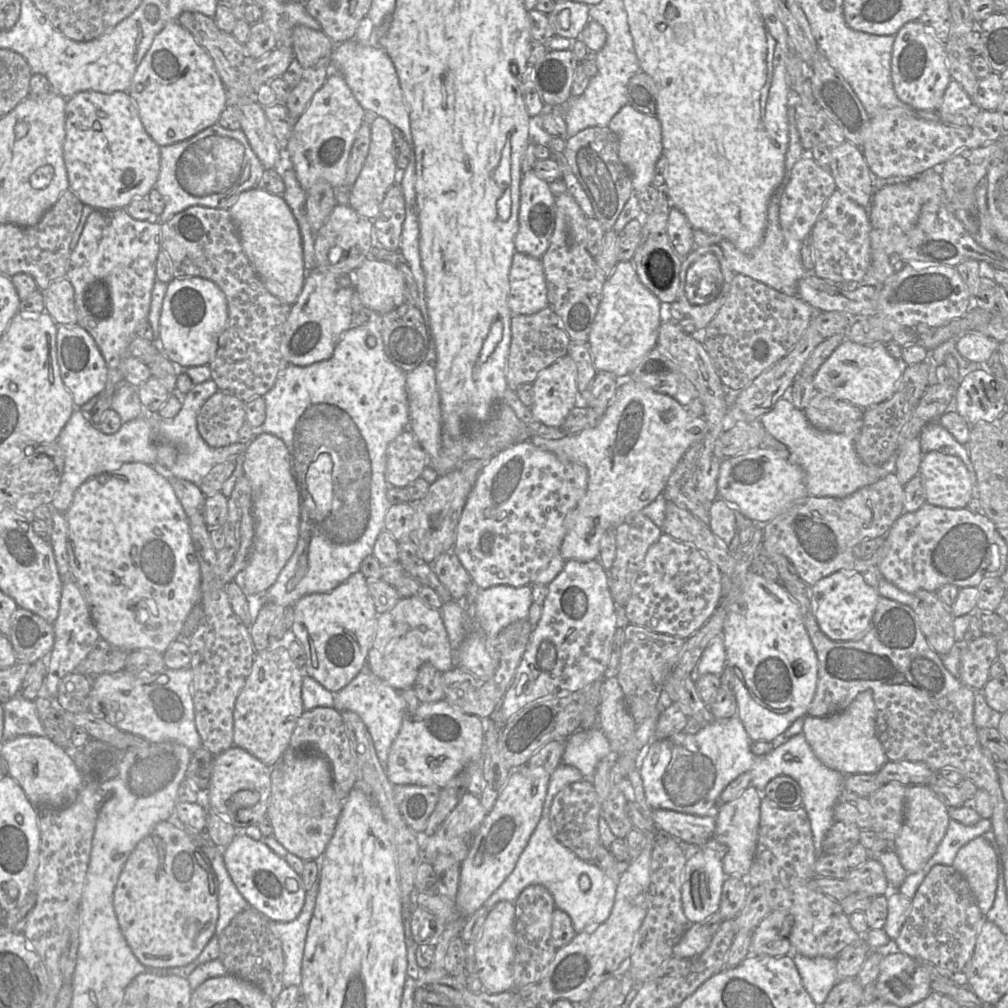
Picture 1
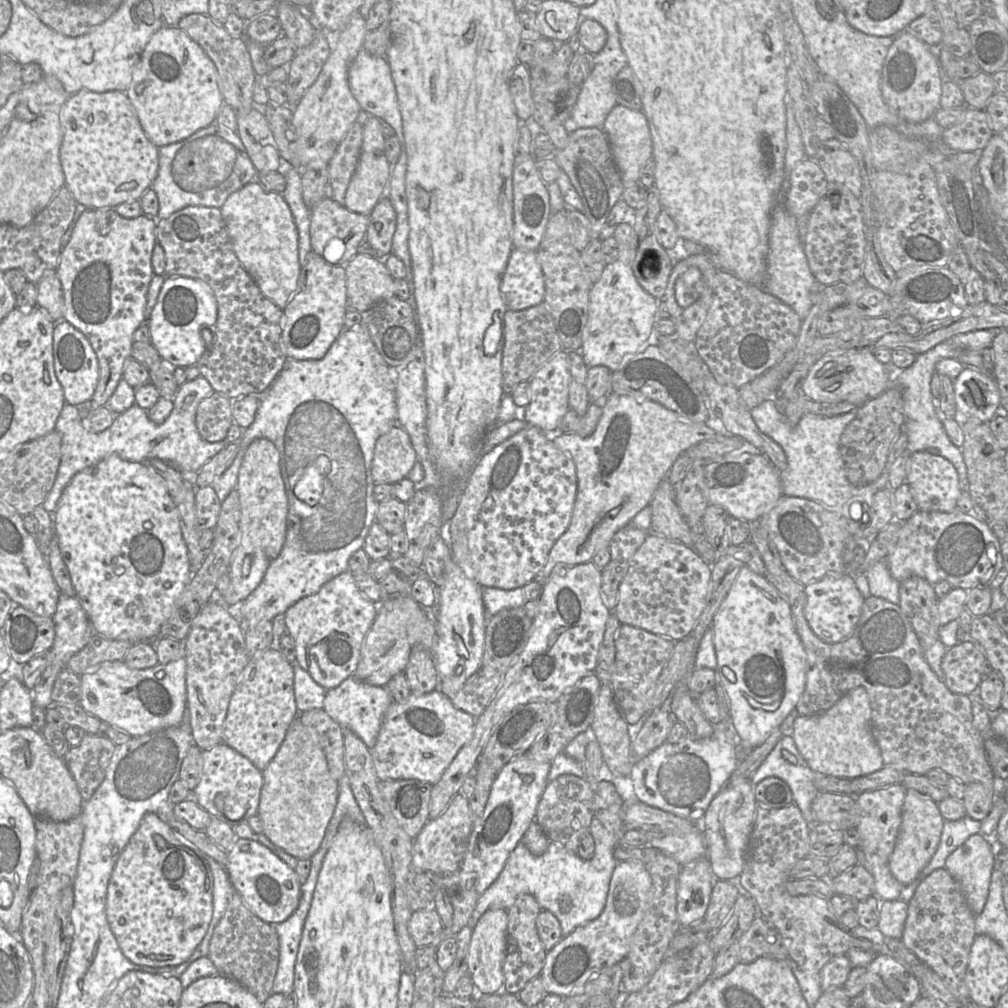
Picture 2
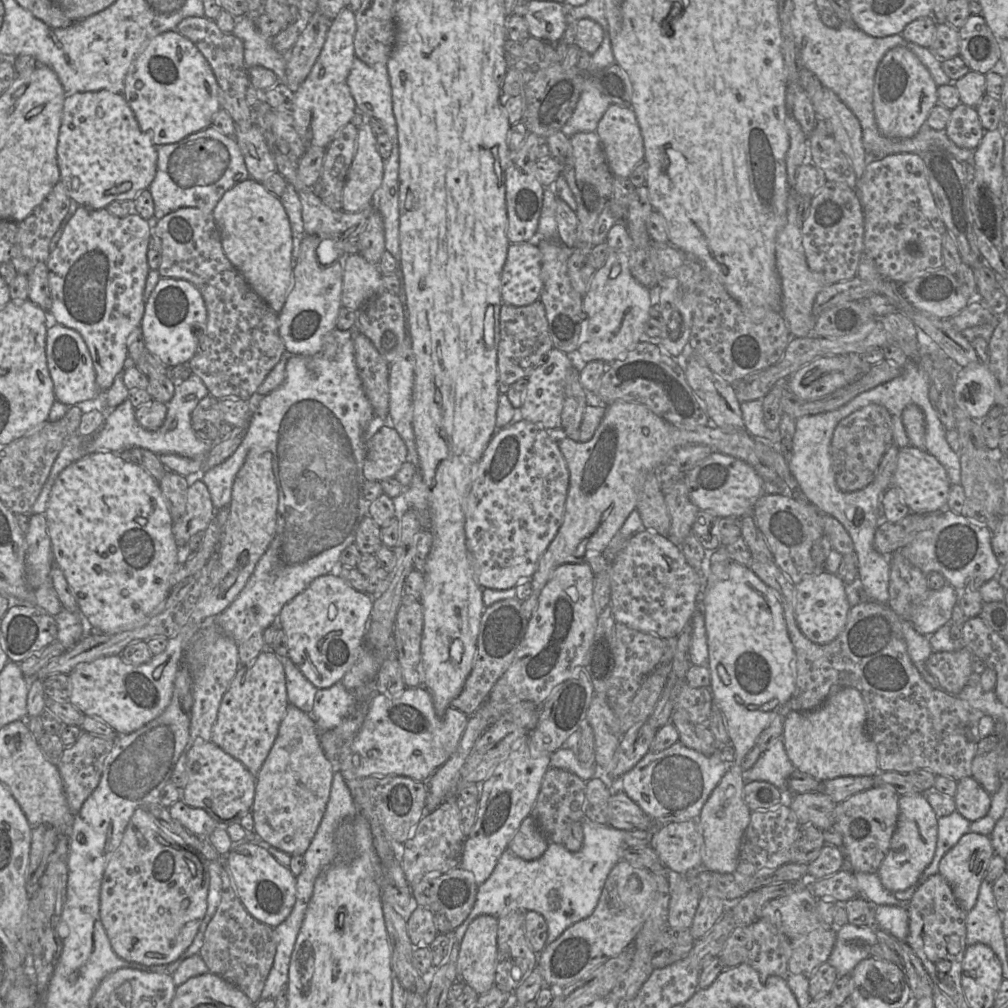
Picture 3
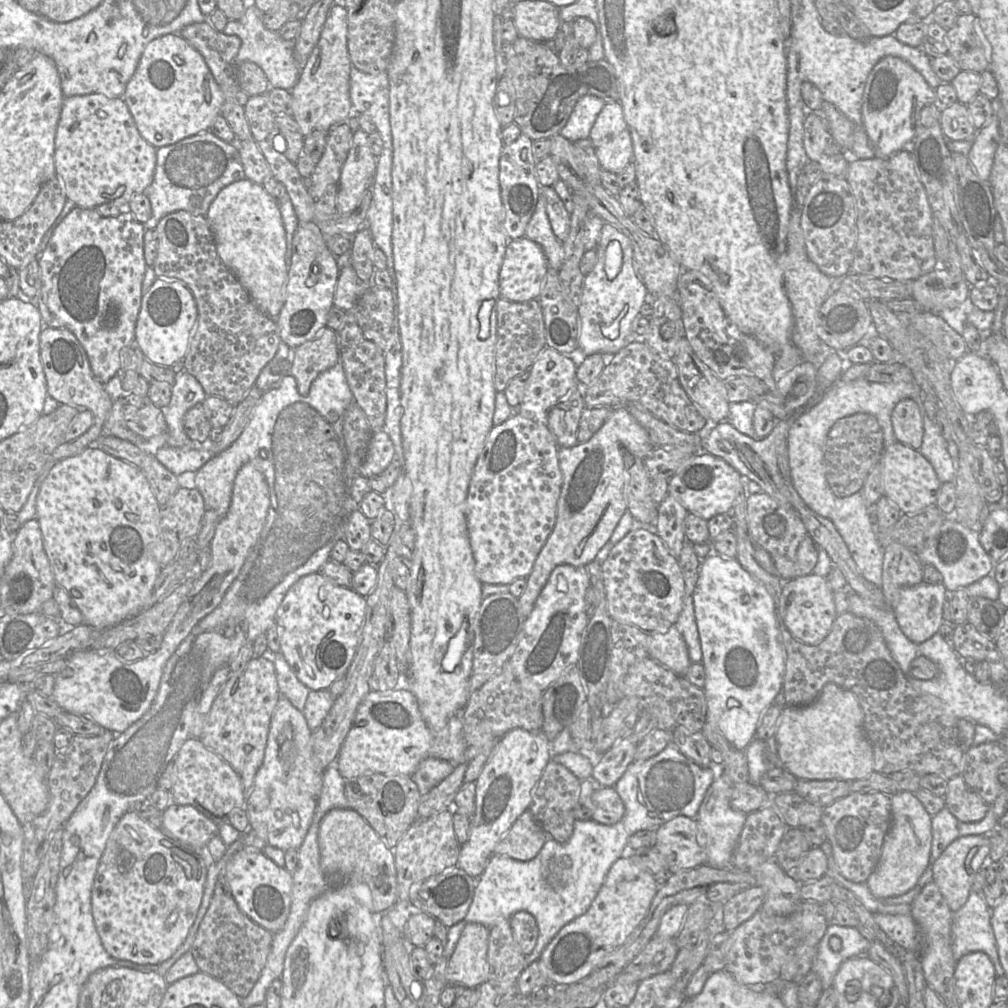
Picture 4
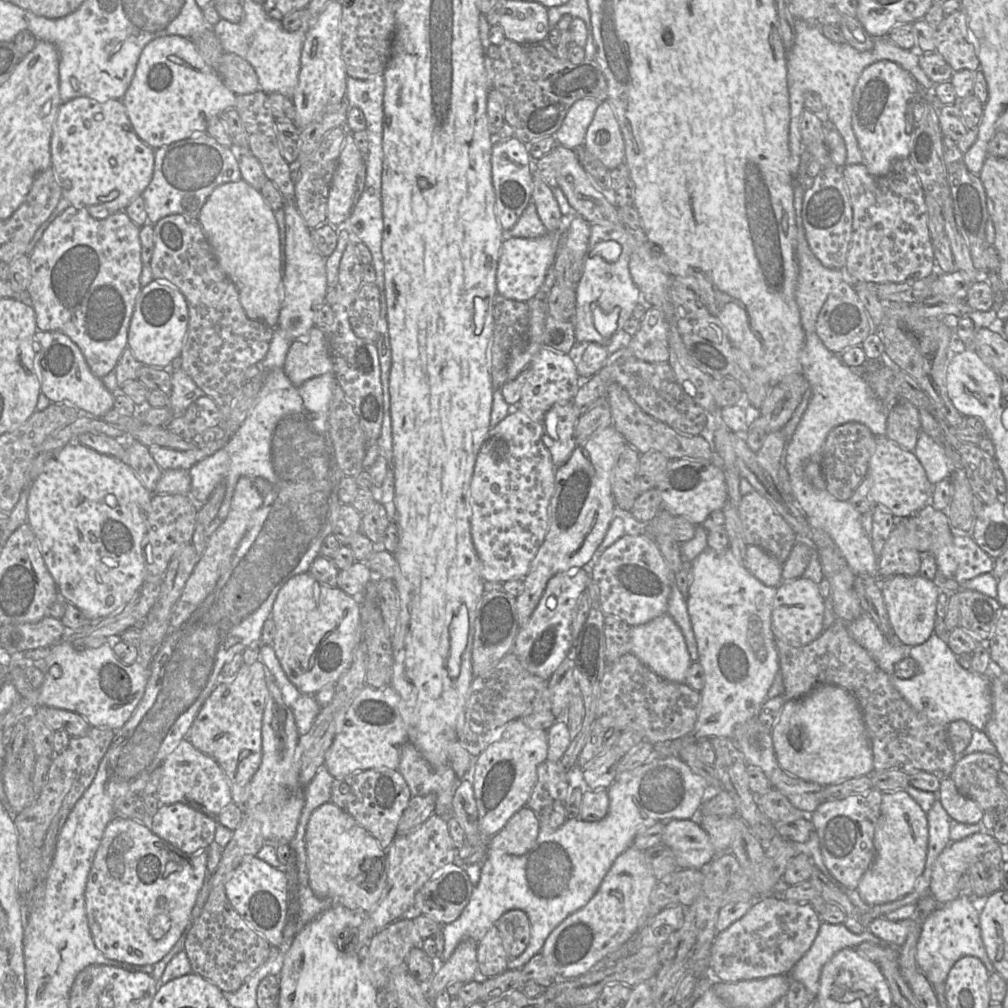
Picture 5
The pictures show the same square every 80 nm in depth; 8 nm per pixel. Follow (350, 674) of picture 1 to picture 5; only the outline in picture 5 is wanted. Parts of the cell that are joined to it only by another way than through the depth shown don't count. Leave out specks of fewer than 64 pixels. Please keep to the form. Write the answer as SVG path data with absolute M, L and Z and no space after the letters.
M305 572L293 576L282 586L274 601L271 617L276 628L272 647L287 678L301 695L314 695L325 685L336 683L351 665L361 633L359 603L355 597L338 587L319 582Z

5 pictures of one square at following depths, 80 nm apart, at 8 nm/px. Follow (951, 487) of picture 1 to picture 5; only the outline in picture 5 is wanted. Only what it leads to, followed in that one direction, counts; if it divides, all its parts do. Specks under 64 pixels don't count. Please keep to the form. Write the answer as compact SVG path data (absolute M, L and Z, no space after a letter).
M876 436L876 445L869 461L868 477L872 480L869 499L898 519L908 518L930 503L933 485L915 454L886 436Z

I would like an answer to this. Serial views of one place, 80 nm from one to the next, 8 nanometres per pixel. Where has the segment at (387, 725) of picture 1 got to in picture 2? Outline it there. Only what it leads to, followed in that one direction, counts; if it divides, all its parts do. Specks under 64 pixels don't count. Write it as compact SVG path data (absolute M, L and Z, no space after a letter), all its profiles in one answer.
M350 676L337 687L326 691L322 709L340 725L341 730L350 729L370 749L377 741L383 717L393 702L385 687L369 685Z

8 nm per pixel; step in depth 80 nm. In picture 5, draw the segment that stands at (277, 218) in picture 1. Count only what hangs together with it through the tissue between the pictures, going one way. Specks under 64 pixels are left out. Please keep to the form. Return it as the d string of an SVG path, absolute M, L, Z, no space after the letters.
M243 179L222 184L210 194L198 220L222 270L236 286L246 315L278 327L283 278L279 228L261 192Z

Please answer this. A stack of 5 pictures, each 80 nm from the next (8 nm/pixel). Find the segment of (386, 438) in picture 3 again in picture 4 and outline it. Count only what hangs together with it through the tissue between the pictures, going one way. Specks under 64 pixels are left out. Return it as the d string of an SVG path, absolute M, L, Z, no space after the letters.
M382 429L374 432L368 444L367 454L359 472L365 477L379 476L392 462L395 455L394 445Z

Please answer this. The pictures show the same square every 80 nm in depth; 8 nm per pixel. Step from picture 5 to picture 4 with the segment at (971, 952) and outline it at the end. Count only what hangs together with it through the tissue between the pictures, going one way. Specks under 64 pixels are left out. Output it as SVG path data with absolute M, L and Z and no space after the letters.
M971 891L966 903L953 912L952 952L958 961L971 952L984 952L991 959L997 976L1006 976L1000 963L991 925L991 908L981 892Z

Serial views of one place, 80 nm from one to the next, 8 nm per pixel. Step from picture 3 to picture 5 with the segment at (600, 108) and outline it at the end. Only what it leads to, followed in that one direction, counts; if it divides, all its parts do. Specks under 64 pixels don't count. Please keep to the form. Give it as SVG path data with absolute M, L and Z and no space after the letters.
M591 98L576 101L569 109L561 127L553 135L556 143L569 149L577 149L584 145L586 132L599 103Z

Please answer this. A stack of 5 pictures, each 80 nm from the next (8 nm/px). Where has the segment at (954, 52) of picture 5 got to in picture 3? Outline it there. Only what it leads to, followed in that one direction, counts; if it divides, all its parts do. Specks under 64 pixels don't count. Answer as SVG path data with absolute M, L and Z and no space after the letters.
M981 14L970 15L959 28L960 52L970 71L986 74L1002 59L1000 46Z

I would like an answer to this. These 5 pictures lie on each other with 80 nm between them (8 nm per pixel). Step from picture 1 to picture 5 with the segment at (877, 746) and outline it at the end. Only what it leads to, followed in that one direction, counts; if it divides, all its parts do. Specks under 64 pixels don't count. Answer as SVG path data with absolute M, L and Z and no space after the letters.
M819 684L808 694L786 700L772 727L771 738L779 766L804 781L822 786L870 774L873 750L856 697L834 684Z

